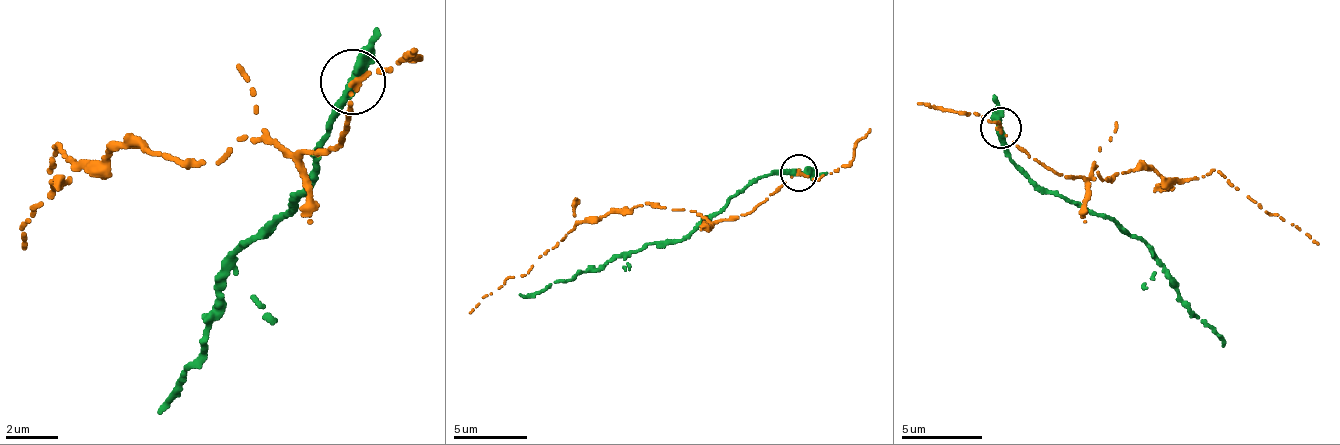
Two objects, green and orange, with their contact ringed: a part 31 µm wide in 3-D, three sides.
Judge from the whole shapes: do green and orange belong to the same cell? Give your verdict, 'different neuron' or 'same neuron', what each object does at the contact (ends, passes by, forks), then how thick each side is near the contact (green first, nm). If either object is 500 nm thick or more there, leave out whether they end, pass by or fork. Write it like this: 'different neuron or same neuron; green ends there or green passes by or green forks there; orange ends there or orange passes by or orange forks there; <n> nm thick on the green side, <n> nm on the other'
different neuron; green passes by; orange passes by; 360 nm thick on the green side, 180 nm on the other

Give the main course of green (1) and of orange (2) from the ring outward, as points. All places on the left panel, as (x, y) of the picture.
1: (350, 80), (321, 148), (284, 215), (238, 243), (202, 349), (157, 415)
2: (350, 86), (325, 152), (244, 141), (216, 165), (109, 144), (73, 164), (55, 145), (22, 250)

